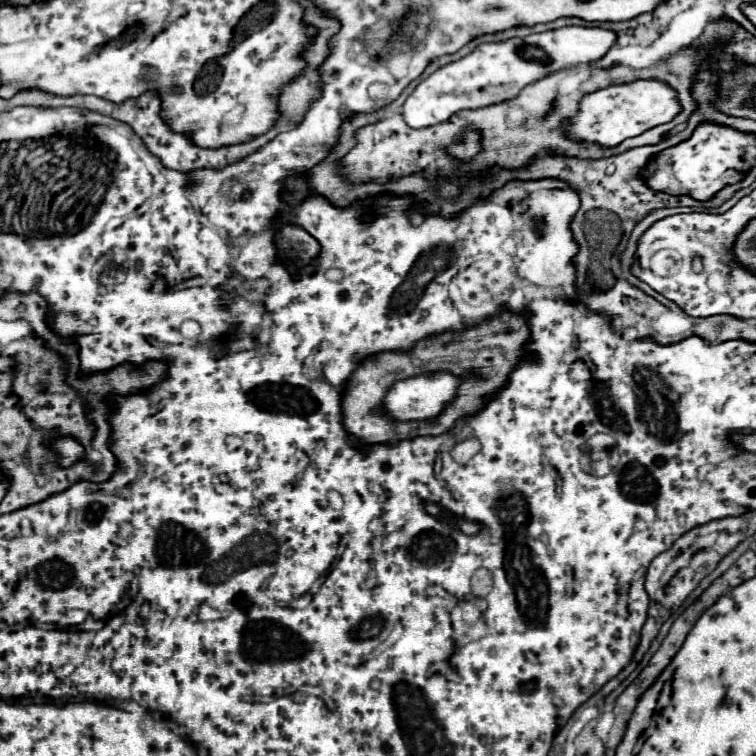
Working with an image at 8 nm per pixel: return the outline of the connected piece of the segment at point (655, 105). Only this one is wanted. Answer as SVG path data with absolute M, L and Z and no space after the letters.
M634 80L628 84L612 84L602 90L584 94L574 118L562 122L564 134L574 142L598 144L604 148L614 148L626 138L642 134L654 126L670 122L682 112L676 90L664 80Z

